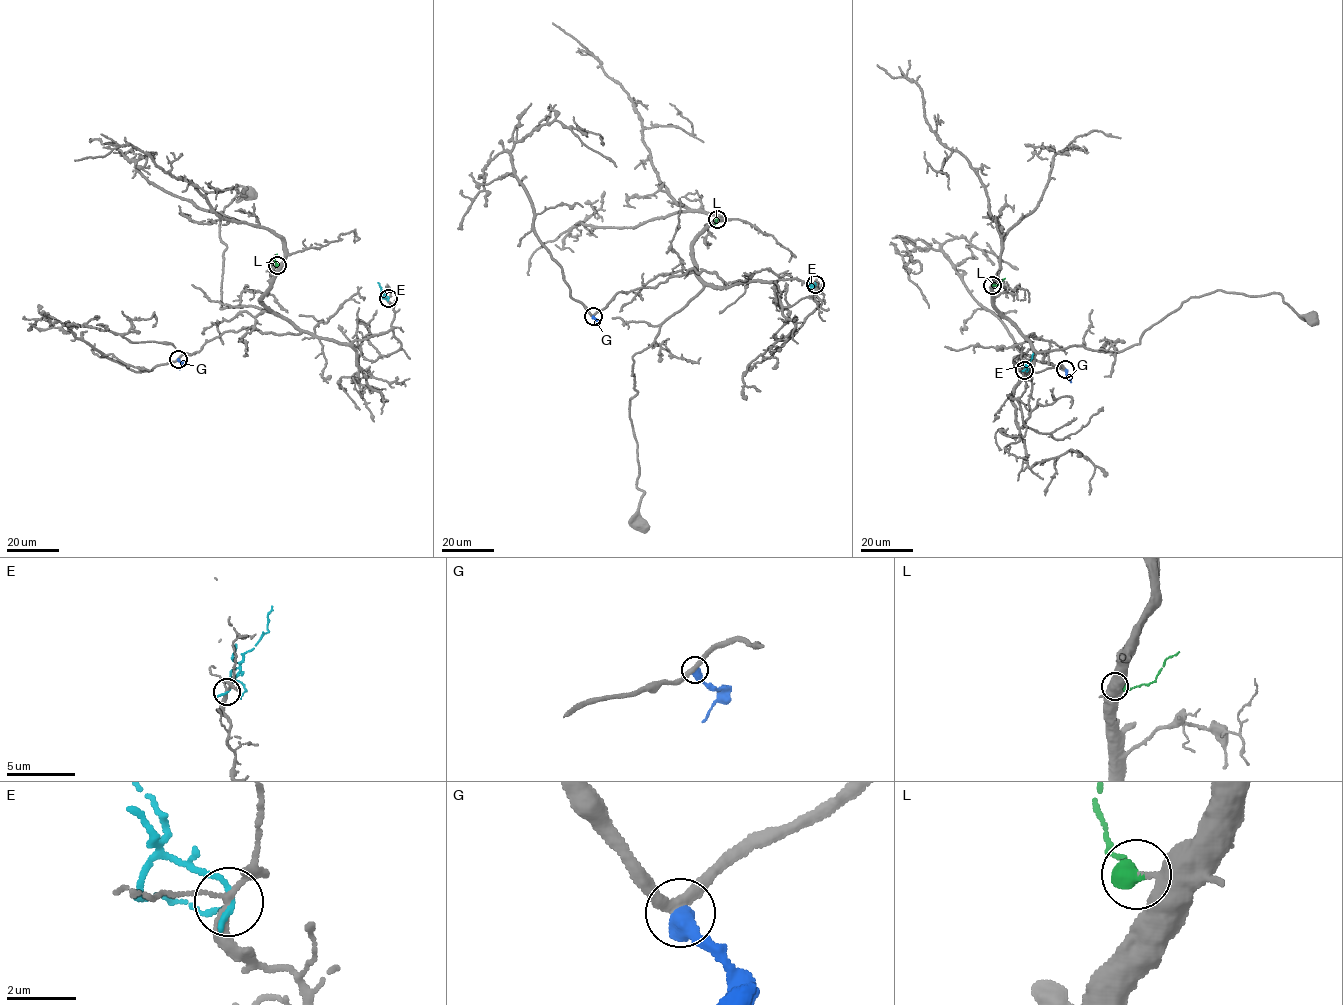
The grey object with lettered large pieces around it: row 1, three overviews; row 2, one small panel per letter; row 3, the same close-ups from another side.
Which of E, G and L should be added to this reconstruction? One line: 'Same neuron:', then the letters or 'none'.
Same neuron: L

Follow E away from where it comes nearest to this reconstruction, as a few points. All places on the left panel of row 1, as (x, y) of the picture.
E: (388, 298), (377, 282)

